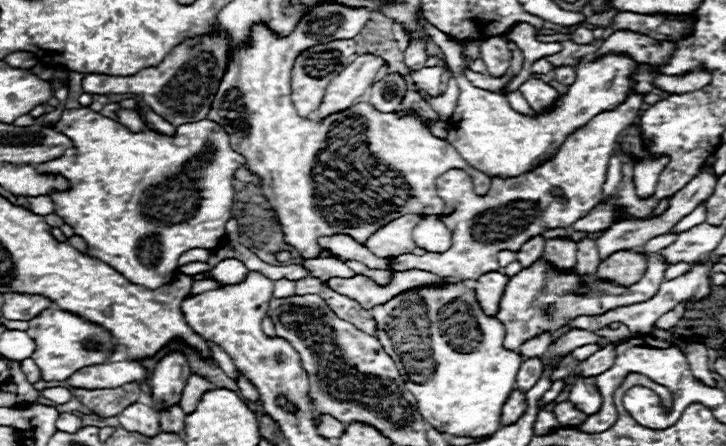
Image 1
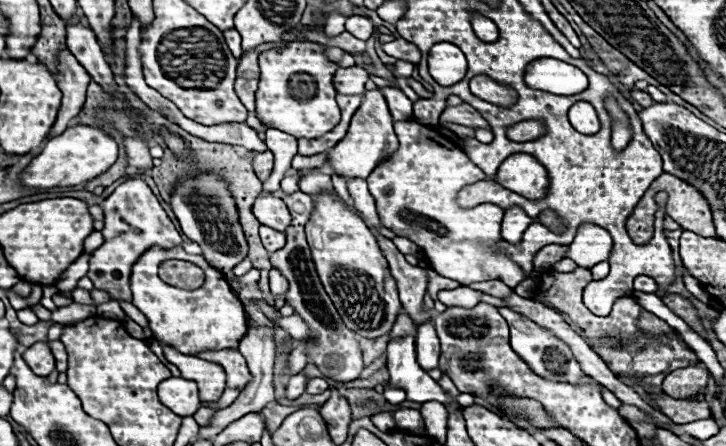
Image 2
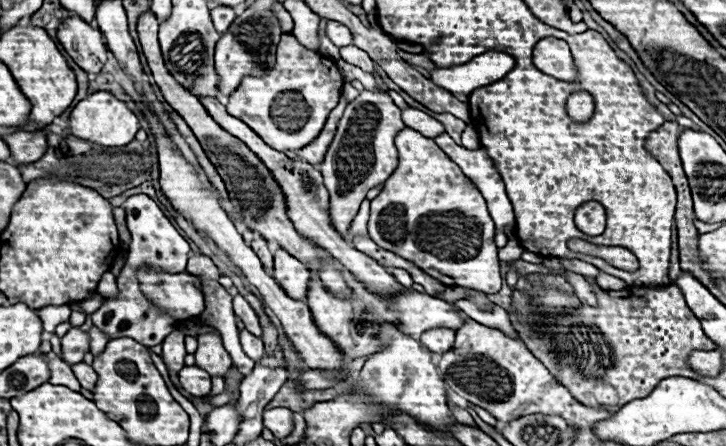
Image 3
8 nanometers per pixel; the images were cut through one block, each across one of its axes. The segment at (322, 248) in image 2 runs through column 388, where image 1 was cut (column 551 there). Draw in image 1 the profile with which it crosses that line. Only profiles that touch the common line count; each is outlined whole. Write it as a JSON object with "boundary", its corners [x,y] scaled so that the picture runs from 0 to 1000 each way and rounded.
{"boundary":[[[901,570],[893,583],[893,601],[876,637],[865,646],[848,646],[843,637],[829,637],[818,619],[810,623],[804,637],[799,637],[796,619],[791,610],[785,614],[766,614],[758,610],[758,596],[749,583],[741,583],[730,601],[722,601],[711,619],[705,619],[697,637],[697,650],[689,673],[689,691],[683,713],[694,726],[697,735],[697,758],[694,771],[702,785],[713,785],[713,776],[747,744],[760,744],[774,731],[780,731],[785,717],[793,709],[826,709],[829,700],[837,700],[840,691],[851,691],[854,682],[879,682],[884,673],[895,673],[906,655],[906,641],[915,628],[915,610],[920,605],[920,587],[909,574]]]}

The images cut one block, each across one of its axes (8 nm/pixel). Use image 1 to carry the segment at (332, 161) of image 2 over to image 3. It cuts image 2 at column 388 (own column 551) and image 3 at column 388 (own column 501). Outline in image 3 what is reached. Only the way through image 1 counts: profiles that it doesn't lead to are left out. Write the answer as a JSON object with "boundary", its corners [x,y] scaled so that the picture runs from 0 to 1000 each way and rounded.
{"boundary":[[[501,202],[490,224],[485,224],[466,278],[466,296],[460,318],[452,332],[446,354],[446,417],[455,435],[452,480],[460,516],[479,543],[485,543],[479,516],[493,480],[496,453],[504,444],[504,430],[515,417],[529,413],[534,395],[548,372],[548,341],[543,327],[543,309],[551,291],[556,291],[556,274],[551,265],[551,242],[540,229],[532,206],[510,206]]]}

